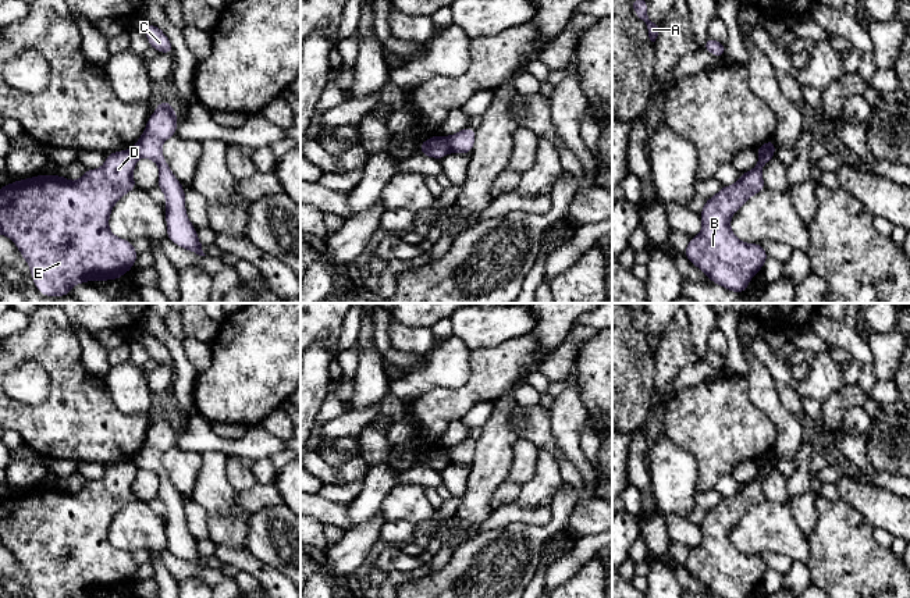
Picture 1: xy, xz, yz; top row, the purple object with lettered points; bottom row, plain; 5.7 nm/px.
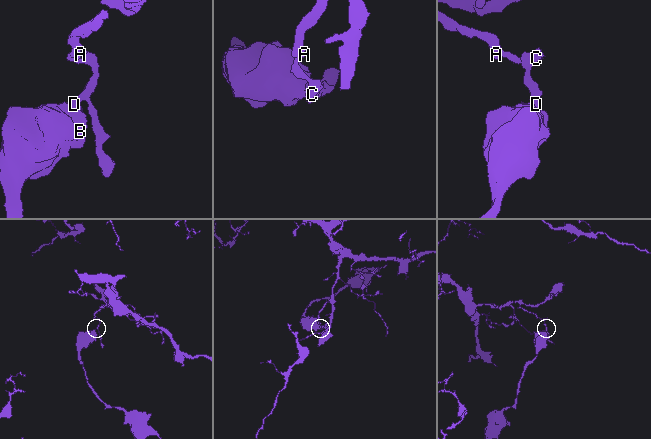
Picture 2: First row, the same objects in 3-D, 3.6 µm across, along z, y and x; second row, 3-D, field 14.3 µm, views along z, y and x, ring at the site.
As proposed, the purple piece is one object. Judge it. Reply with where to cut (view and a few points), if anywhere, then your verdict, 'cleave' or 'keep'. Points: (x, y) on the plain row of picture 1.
cut yz (774, 459), (759, 466); cleave

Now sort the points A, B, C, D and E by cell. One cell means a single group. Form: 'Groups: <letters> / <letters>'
Groups: A C / B D E

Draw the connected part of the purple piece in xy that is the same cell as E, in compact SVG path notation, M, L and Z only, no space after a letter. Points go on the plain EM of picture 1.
M125 460L106 466L106 474L100 480L86 481L75 494L63 487L40 485L0 501L0 545L14 552L29 576L35 598L74 598L88 592L118 591L134 579L139 565L132 553L111 545L109 530L115 515L136 501L132 487L138 470L134 460Z

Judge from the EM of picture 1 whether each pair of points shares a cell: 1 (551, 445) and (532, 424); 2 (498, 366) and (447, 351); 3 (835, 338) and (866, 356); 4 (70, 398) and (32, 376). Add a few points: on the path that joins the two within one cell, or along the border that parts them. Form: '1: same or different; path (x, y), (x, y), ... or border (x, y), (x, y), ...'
1: same; path (546, 440), (537, 430)
2: different; border (471, 352), (469, 378), (457, 387)
3: same; path (842, 338), (848, 338), (859, 349)
4: different; border (28, 360), (49, 377), (49, 394), (38, 405)

